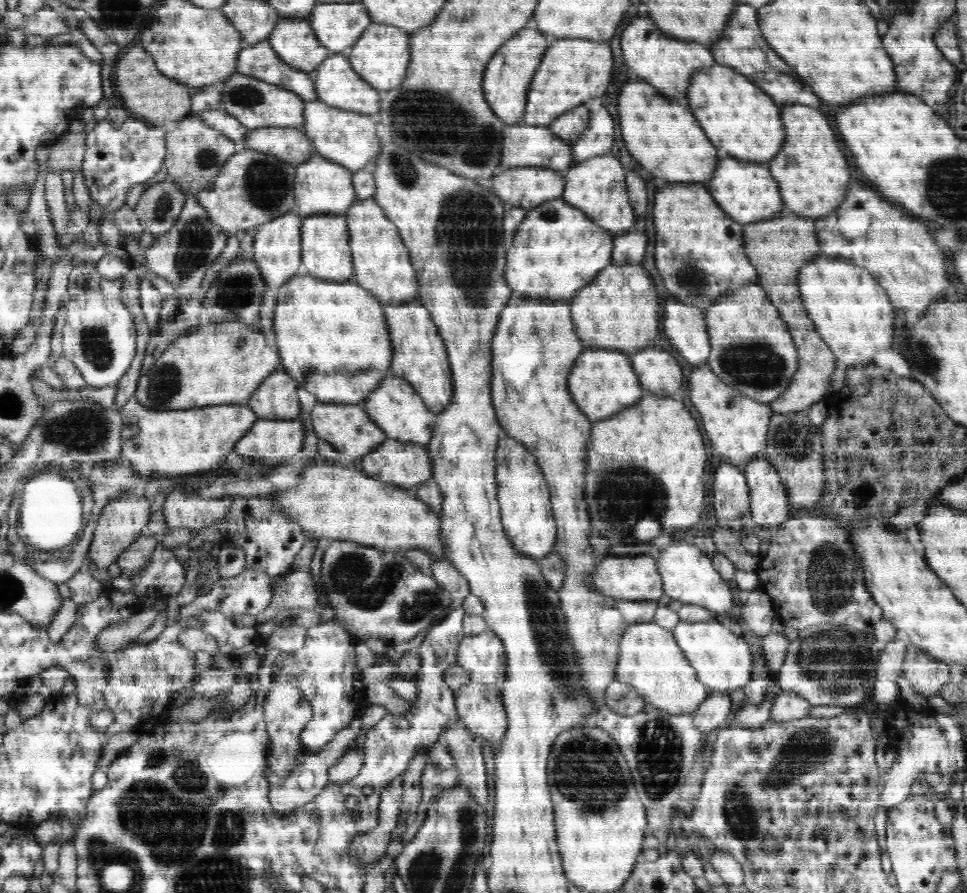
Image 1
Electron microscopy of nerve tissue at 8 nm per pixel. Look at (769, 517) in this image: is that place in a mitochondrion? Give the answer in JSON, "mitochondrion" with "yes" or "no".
{"mitochondrion":"no"}

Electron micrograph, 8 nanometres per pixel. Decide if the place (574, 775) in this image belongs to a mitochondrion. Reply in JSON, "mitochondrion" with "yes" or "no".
{"mitochondrion":"yes"}

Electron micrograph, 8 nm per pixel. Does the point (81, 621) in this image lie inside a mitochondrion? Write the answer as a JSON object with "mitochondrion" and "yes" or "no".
{"mitochondrion":"no"}

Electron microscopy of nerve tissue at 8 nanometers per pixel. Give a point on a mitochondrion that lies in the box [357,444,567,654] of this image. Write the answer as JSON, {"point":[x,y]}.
{"point":[428,602]}

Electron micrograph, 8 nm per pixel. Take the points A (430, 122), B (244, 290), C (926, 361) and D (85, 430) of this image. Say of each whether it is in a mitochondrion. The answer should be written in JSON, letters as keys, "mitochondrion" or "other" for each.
{"A":"mitochondrion","B":"mitochondrion","C":"mitochondrion","D":"mitochondrion"}

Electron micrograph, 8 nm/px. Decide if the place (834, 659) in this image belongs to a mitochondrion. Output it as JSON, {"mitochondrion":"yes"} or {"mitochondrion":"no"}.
{"mitochondrion":"yes"}

